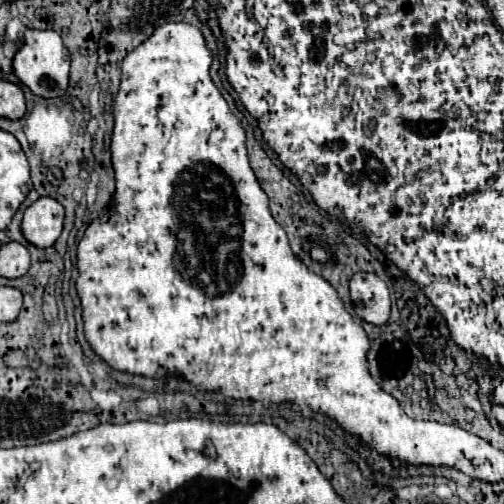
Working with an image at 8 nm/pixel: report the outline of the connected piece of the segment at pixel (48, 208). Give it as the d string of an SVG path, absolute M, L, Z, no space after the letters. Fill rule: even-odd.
M44 196L26 208L22 218L22 234L30 244L48 248L58 240L62 224L64 208L54 198Z

